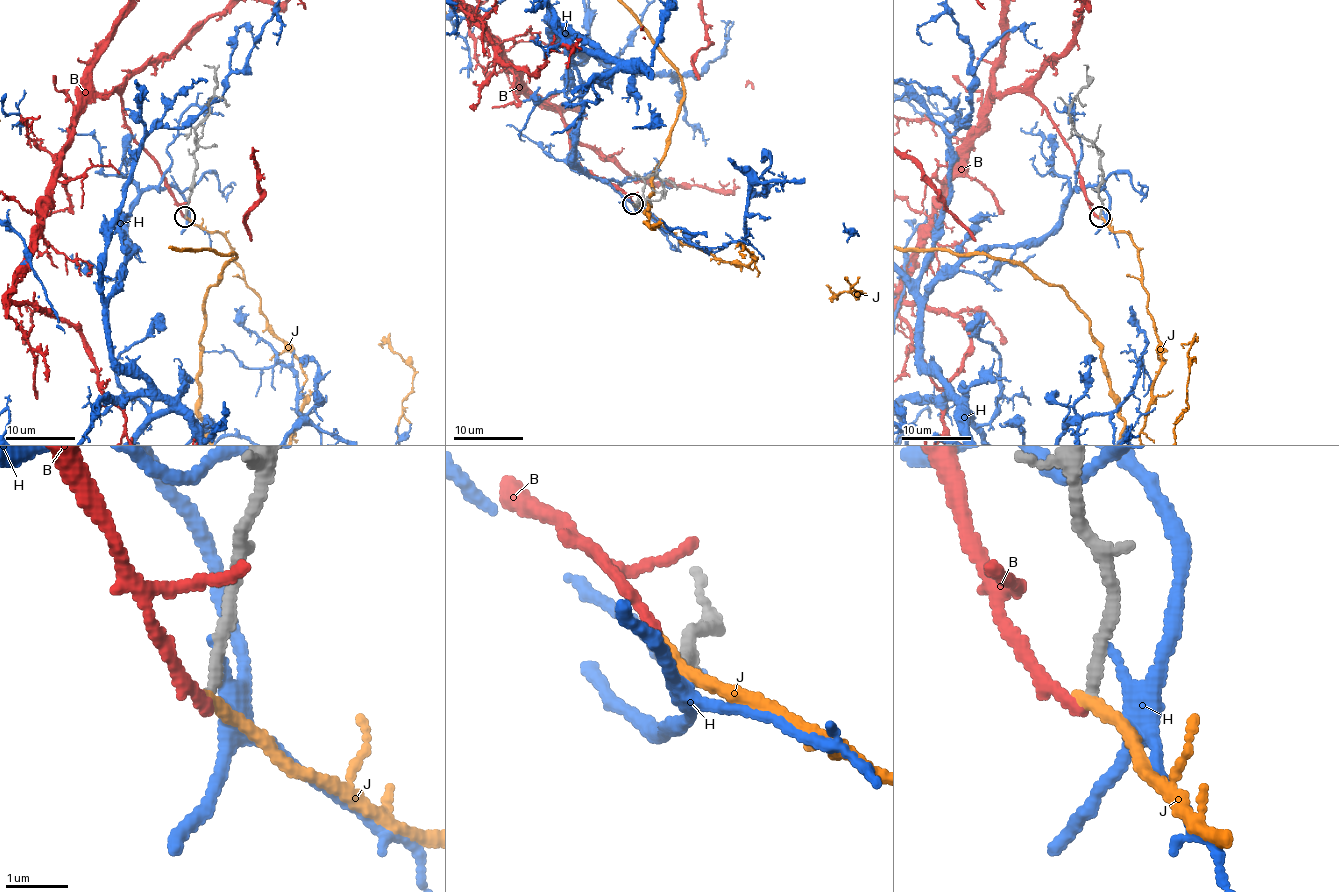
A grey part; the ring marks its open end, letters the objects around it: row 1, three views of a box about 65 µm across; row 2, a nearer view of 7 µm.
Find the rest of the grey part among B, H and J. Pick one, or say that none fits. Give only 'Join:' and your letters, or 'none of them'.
Join: none of them

